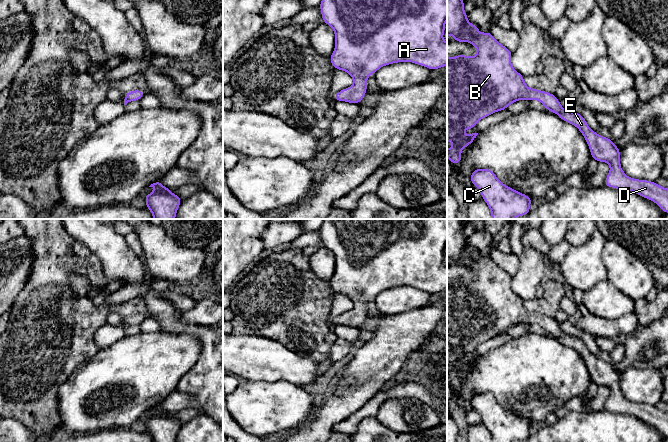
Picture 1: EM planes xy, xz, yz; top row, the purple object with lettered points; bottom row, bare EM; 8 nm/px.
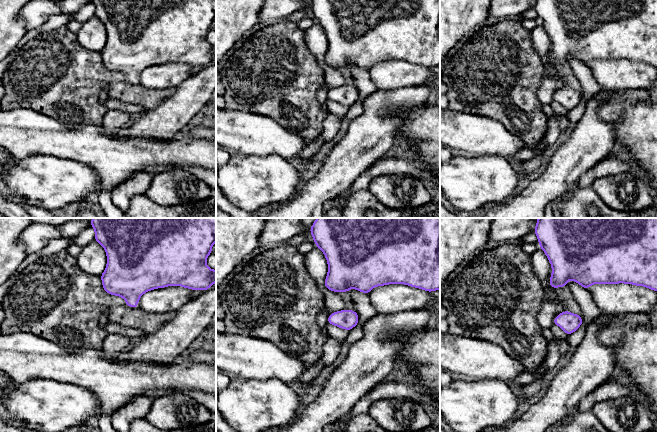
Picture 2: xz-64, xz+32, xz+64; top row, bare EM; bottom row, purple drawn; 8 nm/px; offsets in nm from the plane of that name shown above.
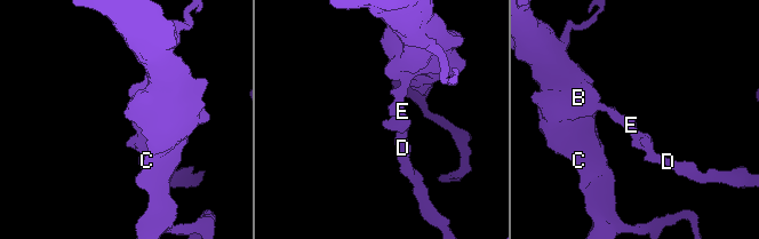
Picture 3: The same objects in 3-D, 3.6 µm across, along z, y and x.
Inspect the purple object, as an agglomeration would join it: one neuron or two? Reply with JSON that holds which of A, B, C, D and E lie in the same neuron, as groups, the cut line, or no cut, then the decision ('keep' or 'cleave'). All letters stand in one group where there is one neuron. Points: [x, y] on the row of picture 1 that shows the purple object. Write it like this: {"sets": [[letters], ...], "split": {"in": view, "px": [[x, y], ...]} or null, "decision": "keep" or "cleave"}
{"sets": [["A", "B", "C", "D", "E"]], "split": null, "decision": "keep"}

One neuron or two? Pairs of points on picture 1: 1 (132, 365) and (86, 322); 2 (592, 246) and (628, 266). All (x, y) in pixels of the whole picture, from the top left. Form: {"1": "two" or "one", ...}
{"1": "two", "2": "two"}

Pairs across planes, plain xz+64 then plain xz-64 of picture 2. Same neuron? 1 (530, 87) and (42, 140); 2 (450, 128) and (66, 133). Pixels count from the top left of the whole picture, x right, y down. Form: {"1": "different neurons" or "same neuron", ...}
{"1": "different neurons", "2": "same neuron"}

